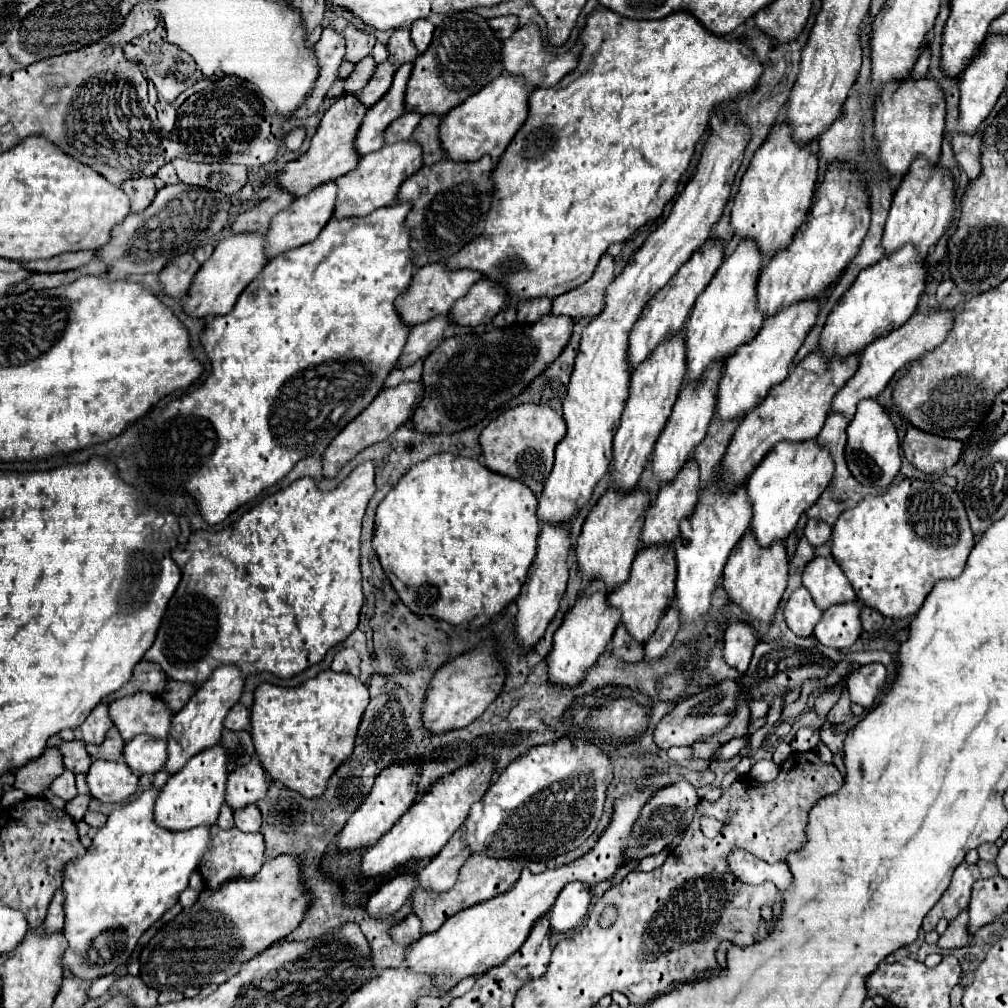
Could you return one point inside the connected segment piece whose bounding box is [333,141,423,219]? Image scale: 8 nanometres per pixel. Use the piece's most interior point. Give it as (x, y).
(375, 183)

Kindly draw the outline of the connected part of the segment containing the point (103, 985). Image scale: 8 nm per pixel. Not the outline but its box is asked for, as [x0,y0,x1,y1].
[87,965,127,999]

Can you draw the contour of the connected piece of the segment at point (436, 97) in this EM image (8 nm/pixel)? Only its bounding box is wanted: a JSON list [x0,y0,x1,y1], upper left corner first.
[405,11,503,115]

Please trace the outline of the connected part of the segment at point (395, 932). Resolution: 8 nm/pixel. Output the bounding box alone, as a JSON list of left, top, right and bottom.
[389,913,423,947]

